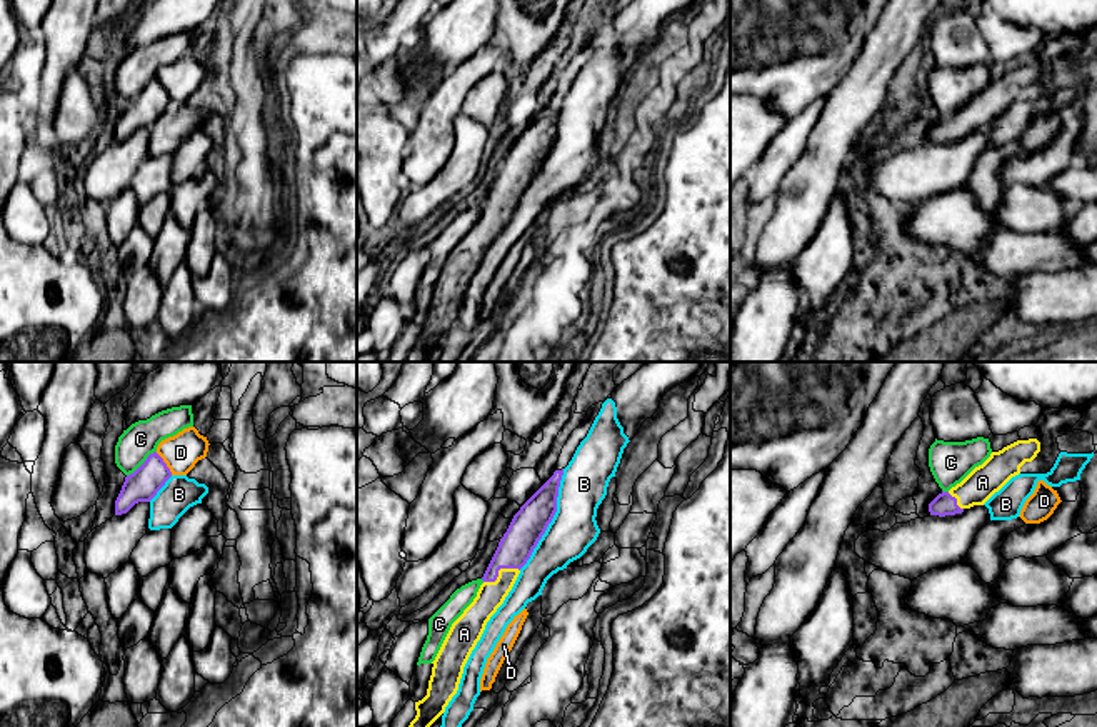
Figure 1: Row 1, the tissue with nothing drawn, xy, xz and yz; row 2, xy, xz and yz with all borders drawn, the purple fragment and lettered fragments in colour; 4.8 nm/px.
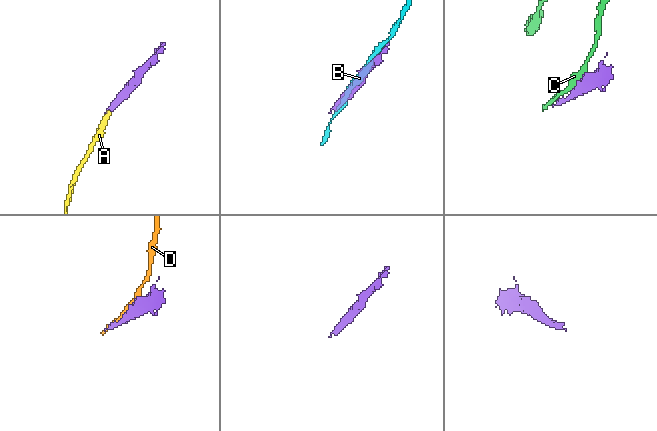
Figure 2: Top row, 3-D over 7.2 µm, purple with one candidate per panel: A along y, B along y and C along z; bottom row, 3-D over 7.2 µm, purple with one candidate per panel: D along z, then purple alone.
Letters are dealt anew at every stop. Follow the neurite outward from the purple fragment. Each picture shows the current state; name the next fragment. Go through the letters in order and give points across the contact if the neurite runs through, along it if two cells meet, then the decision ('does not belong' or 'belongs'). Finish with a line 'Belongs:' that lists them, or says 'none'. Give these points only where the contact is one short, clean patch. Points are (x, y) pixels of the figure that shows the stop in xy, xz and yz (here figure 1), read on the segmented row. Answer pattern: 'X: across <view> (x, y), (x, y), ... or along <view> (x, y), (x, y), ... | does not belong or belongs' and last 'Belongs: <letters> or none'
A: across xz (527, 526), (512, 554), (499, 569), (499, 579), (490, 596) | belongs
B: does not belong
C: along xy (155, 451), (127, 476) | does not belong
D: does not belong
Belongs: A

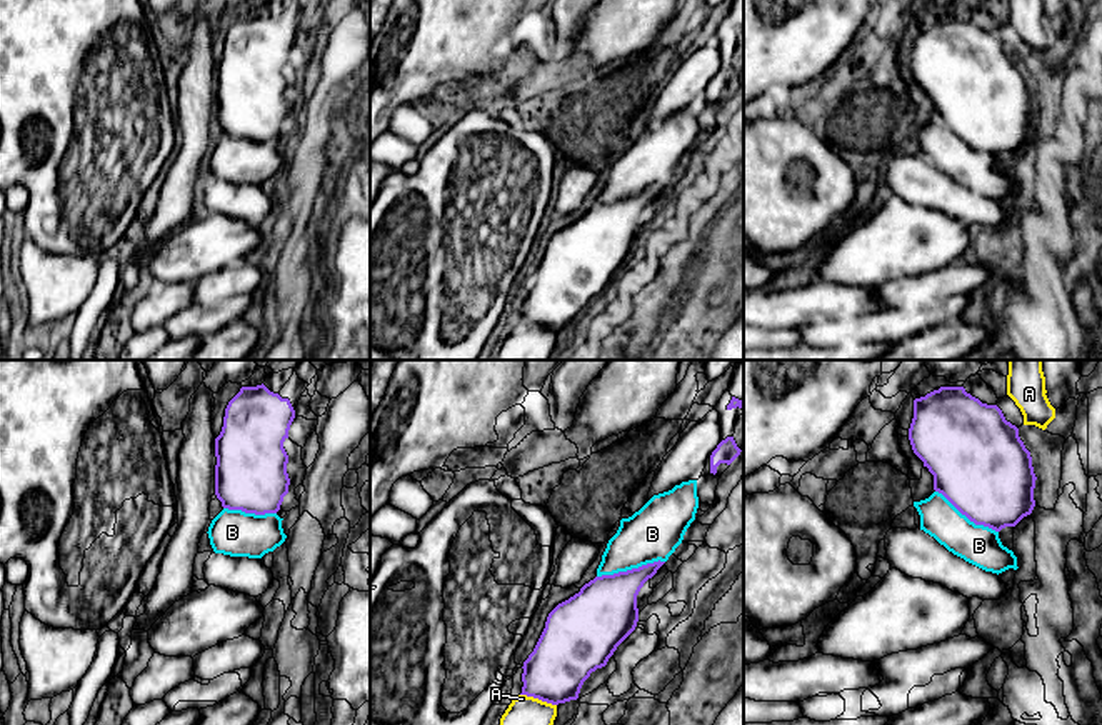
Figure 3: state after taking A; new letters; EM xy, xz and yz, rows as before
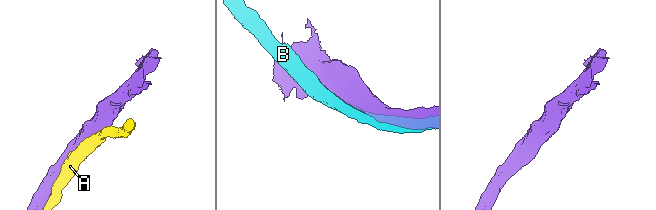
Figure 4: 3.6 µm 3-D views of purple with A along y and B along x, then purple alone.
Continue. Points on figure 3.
A: does not belong
B: does not belong
Belongs: none

